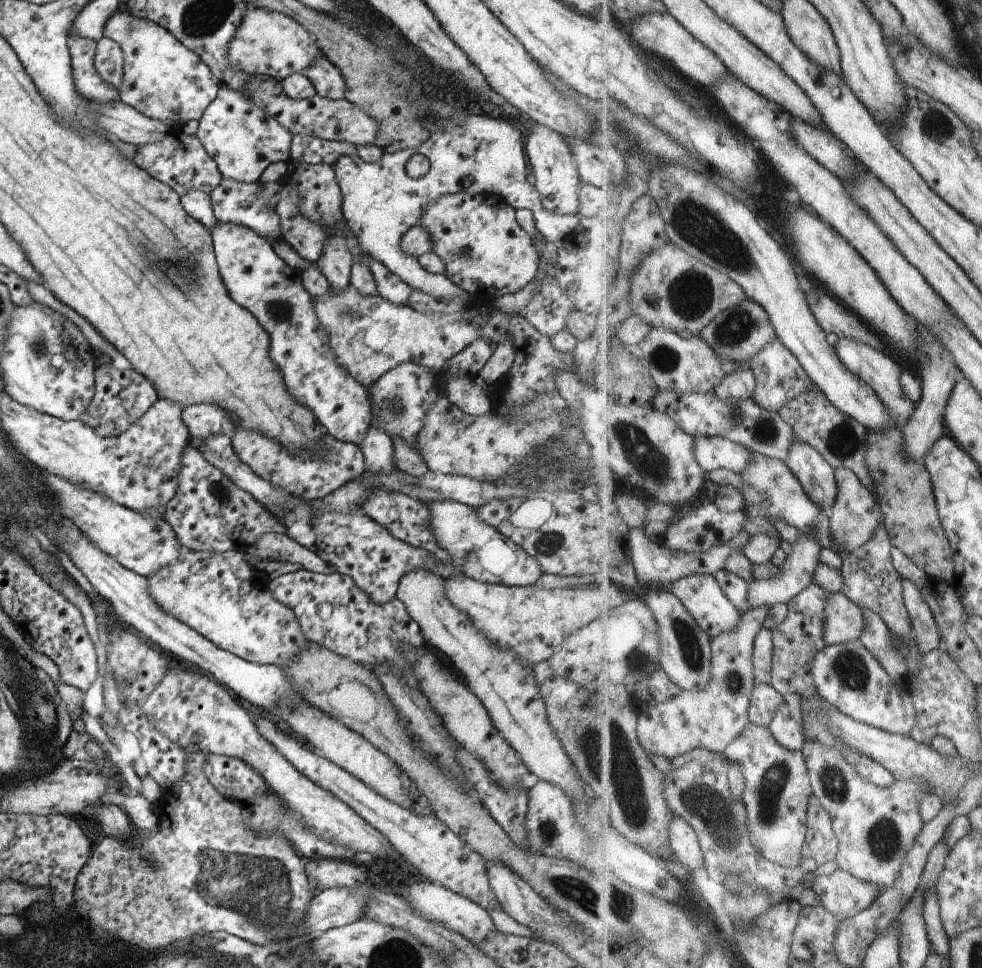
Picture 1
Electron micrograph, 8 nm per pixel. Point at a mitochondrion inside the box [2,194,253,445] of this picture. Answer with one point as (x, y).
(39, 344)

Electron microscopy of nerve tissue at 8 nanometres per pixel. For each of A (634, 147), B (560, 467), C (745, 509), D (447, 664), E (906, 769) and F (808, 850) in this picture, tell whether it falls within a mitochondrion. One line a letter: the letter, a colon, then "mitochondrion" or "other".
A: other
B: other
C: other
D: other
E: other
F: other

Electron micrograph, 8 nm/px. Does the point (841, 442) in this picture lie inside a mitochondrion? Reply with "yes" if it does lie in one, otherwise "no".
yes

